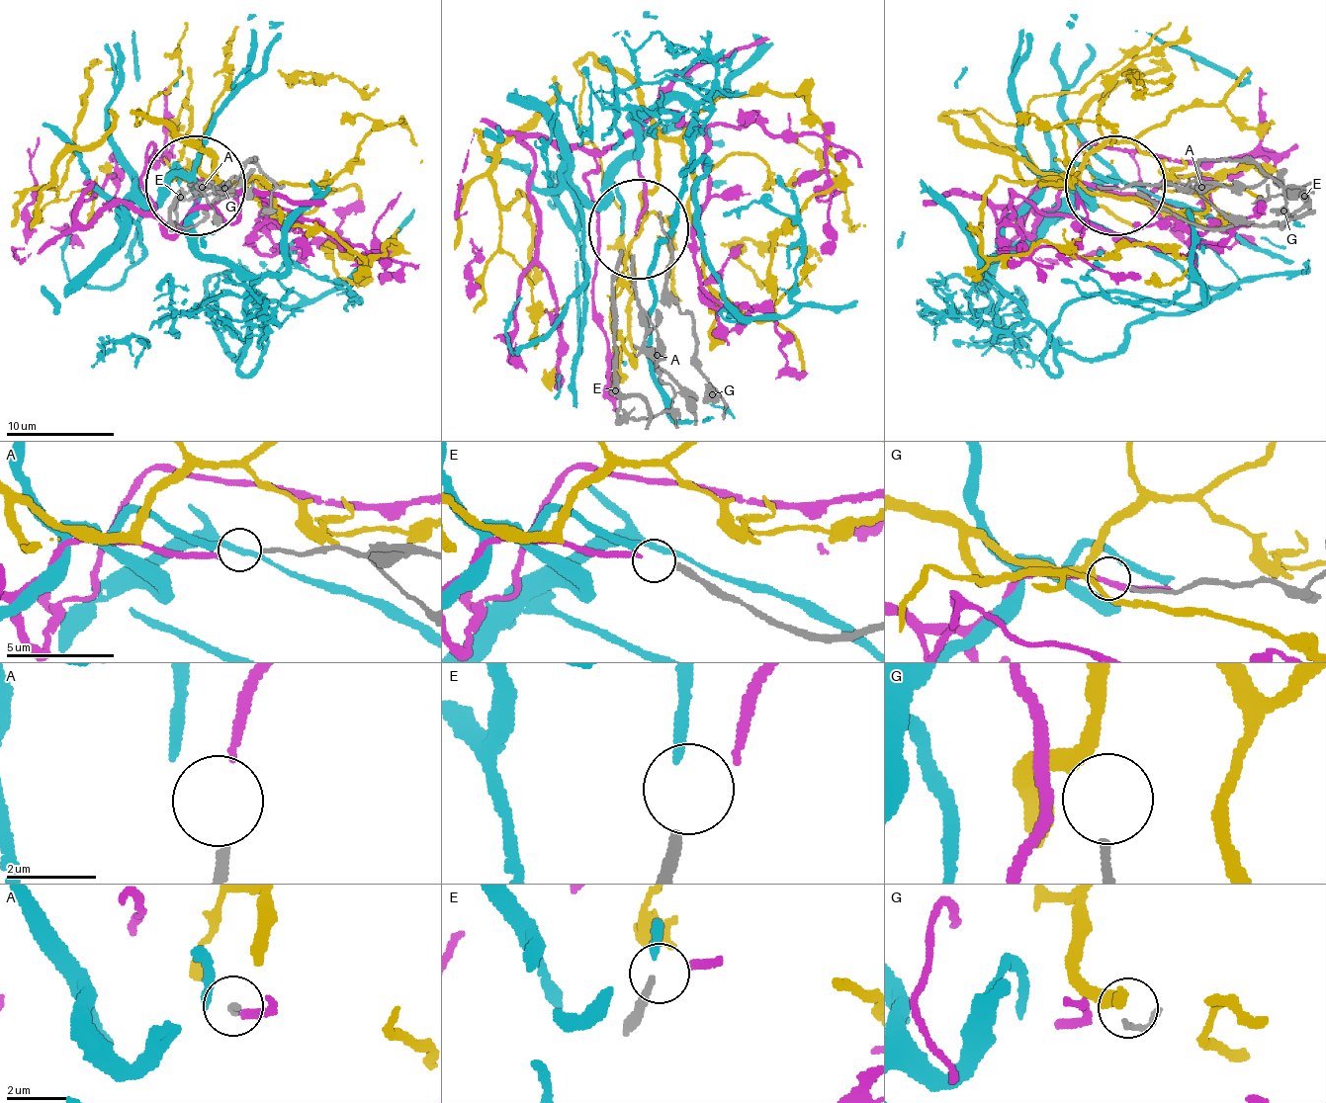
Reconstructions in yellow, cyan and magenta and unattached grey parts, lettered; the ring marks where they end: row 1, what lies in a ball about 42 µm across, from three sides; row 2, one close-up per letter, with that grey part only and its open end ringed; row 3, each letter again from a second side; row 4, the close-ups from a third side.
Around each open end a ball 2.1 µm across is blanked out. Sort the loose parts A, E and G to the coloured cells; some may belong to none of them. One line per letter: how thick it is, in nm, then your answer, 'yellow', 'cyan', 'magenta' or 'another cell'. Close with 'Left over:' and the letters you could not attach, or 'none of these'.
A: 220 nm | magenta
E: 280 nm | cyan
G: 190 nm | yellow
Left over: none of these

